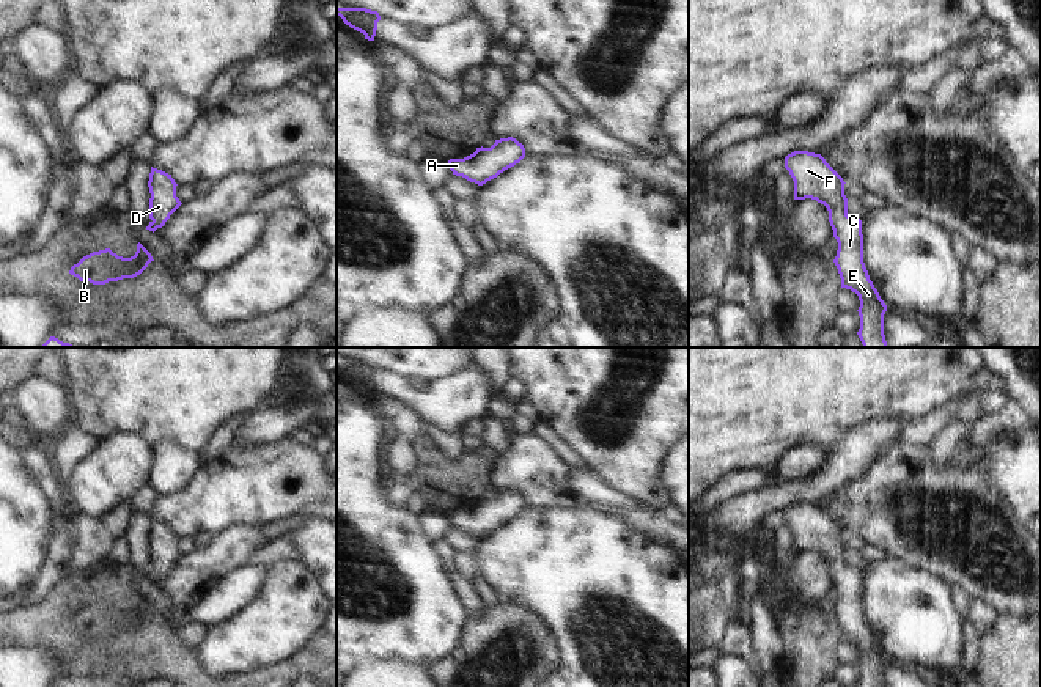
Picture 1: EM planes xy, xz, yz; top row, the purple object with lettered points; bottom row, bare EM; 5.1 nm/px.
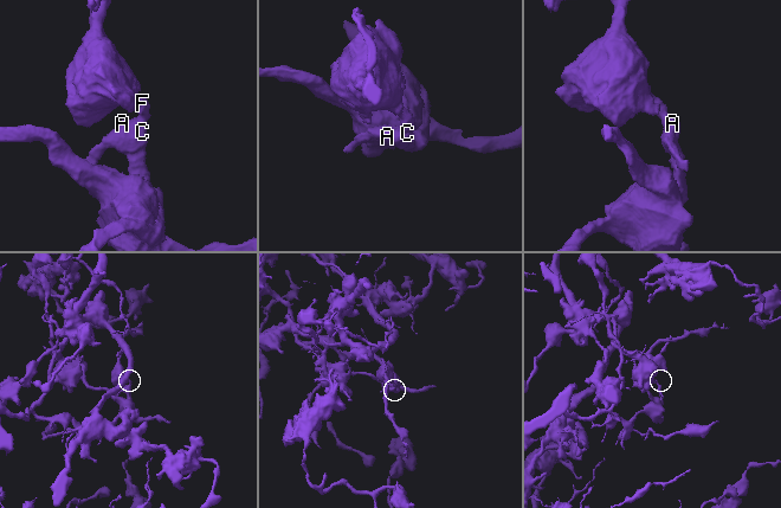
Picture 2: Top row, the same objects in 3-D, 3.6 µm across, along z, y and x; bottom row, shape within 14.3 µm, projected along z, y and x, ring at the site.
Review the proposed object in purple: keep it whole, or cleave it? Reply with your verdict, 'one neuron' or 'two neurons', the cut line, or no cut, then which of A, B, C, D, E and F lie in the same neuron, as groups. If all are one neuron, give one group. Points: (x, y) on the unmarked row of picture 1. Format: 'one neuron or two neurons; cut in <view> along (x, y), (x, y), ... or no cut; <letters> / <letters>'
one neuron; no cut; A B C D E F

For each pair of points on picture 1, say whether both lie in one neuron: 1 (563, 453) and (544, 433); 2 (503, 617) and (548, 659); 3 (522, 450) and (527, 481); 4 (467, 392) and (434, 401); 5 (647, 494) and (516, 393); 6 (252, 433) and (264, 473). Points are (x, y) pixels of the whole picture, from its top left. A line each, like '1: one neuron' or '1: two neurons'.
1: one neuron
2: one neuron
3: one neuron
4: one neuron
5: two neurons
6: two neurons

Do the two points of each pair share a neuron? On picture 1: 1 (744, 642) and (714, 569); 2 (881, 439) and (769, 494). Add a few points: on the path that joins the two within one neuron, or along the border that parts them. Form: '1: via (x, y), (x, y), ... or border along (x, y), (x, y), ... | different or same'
1: border along (743, 558), (733, 558), (717, 582) | different
2: via (853, 458), (824, 484), (813, 491), (798, 491) | same

